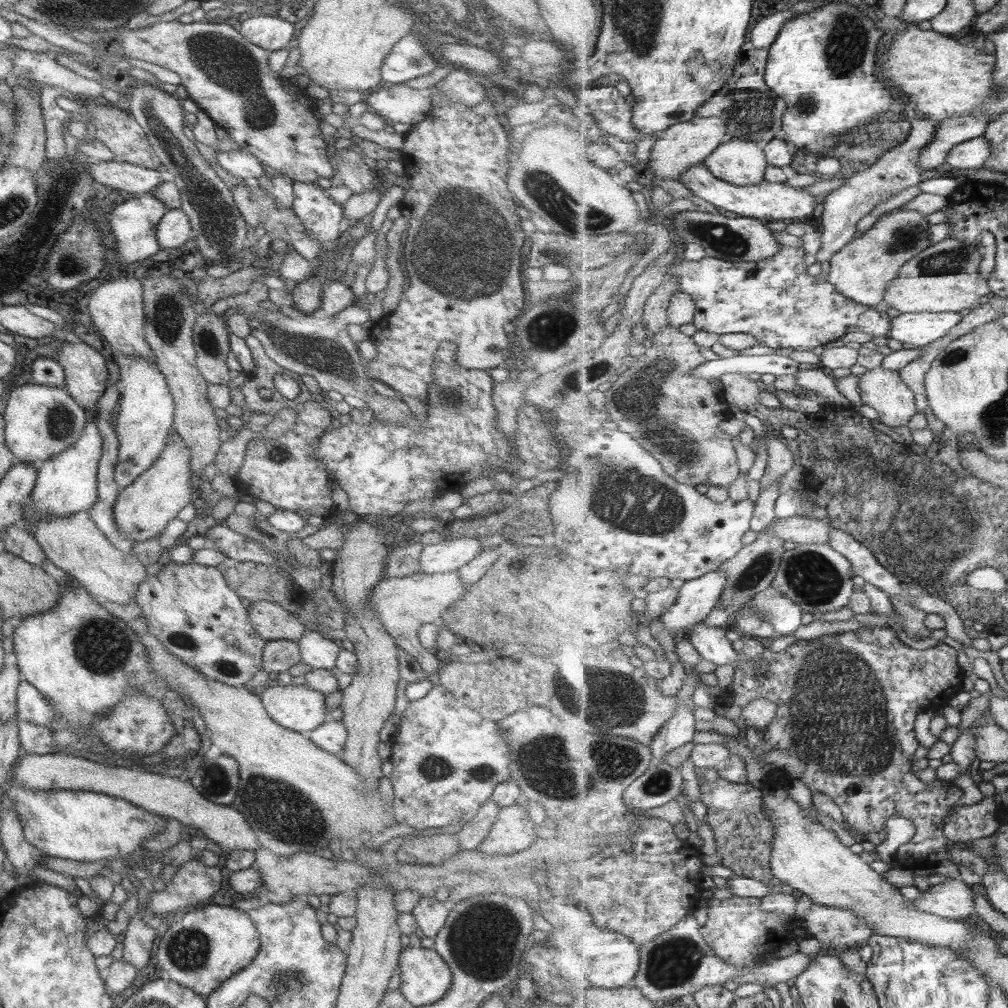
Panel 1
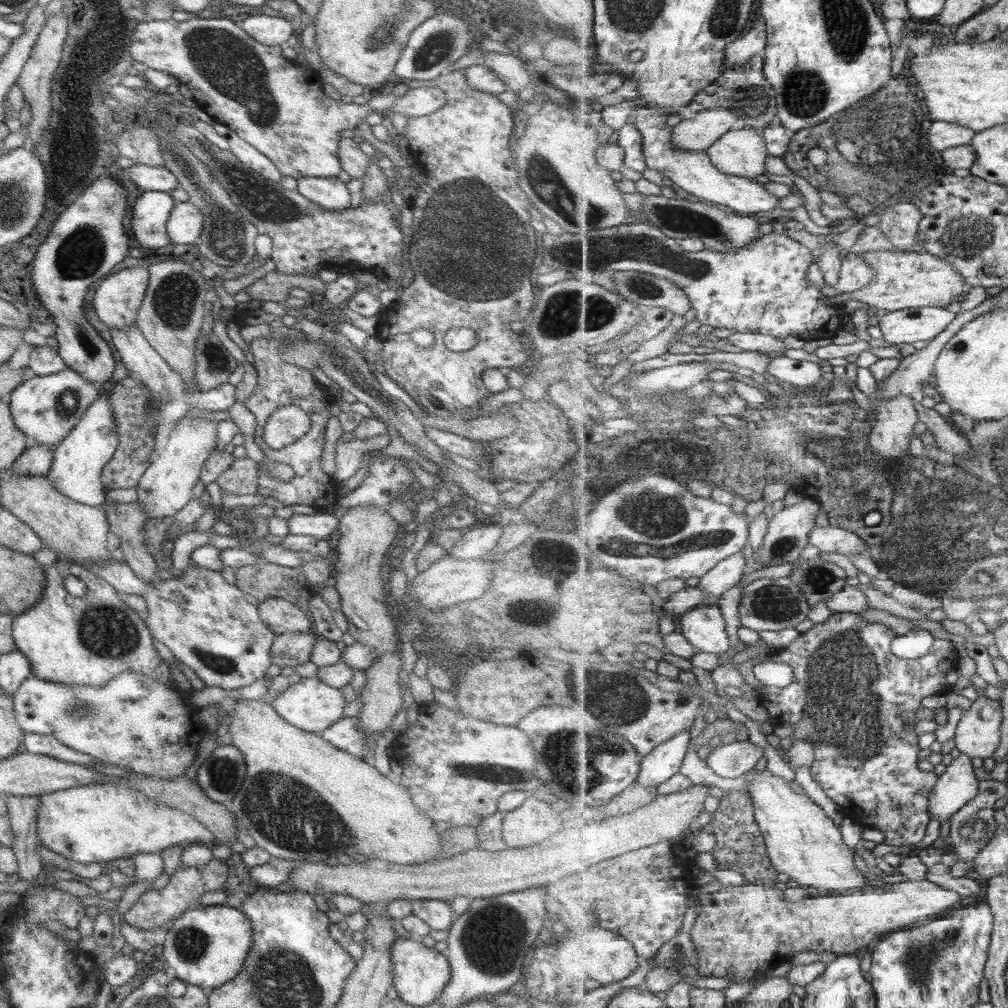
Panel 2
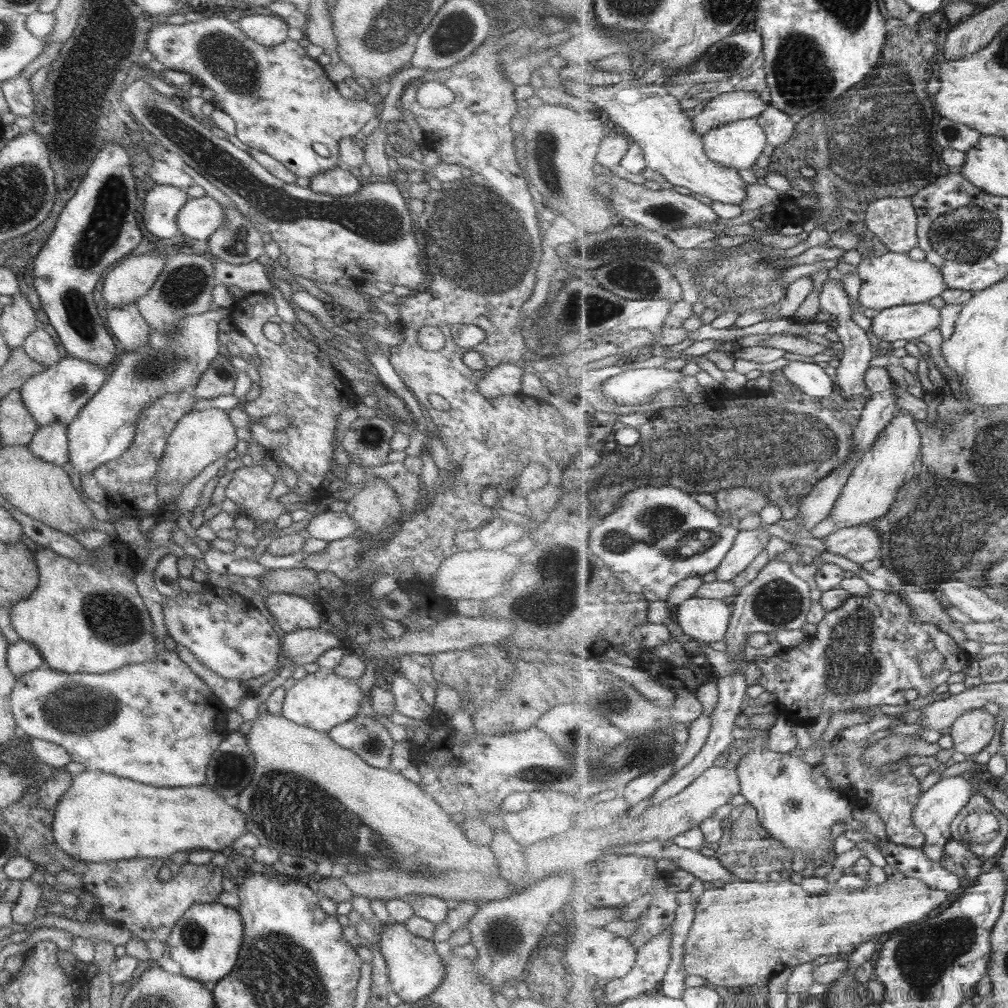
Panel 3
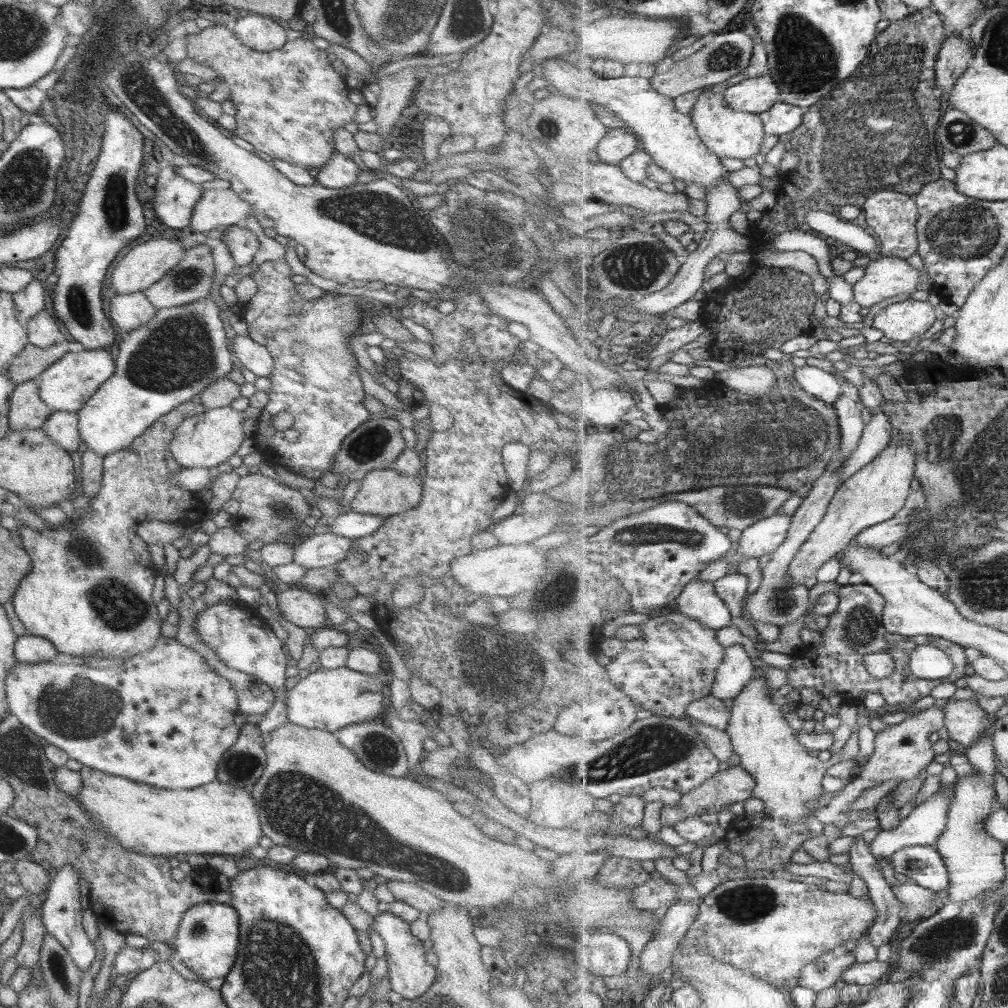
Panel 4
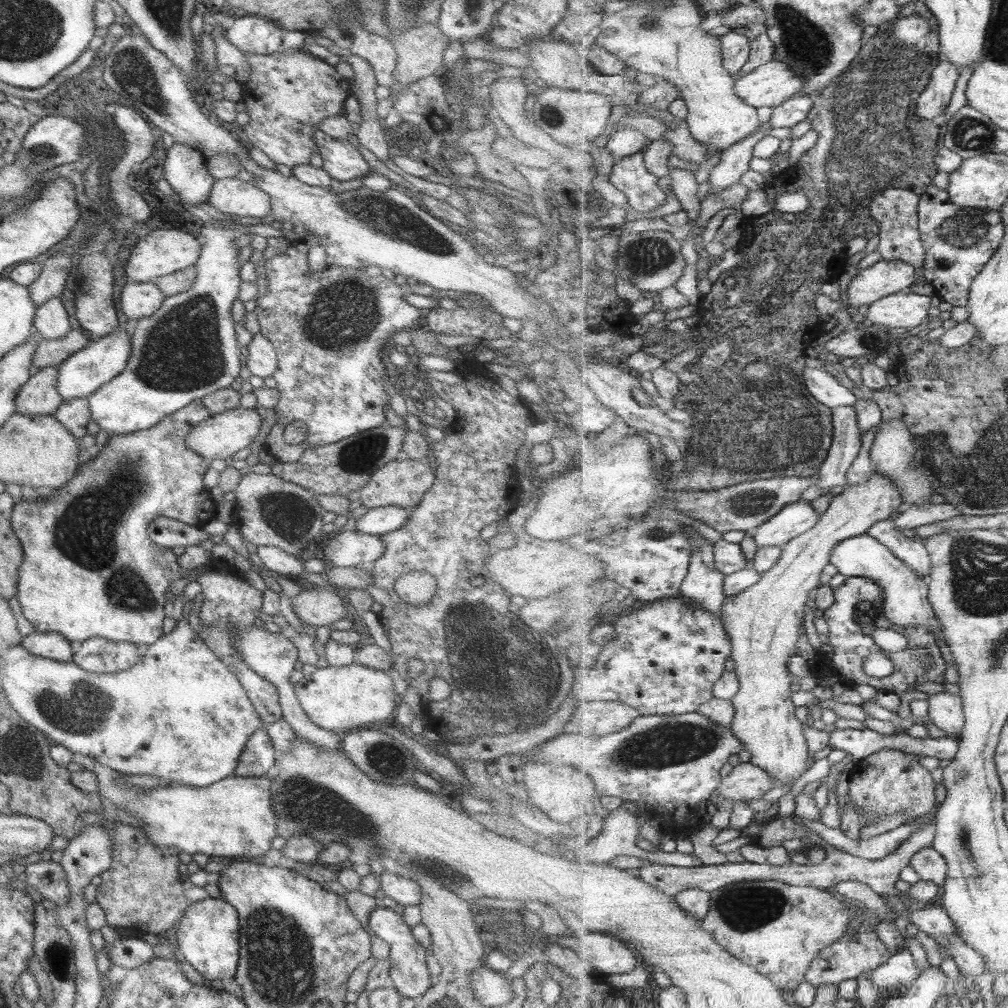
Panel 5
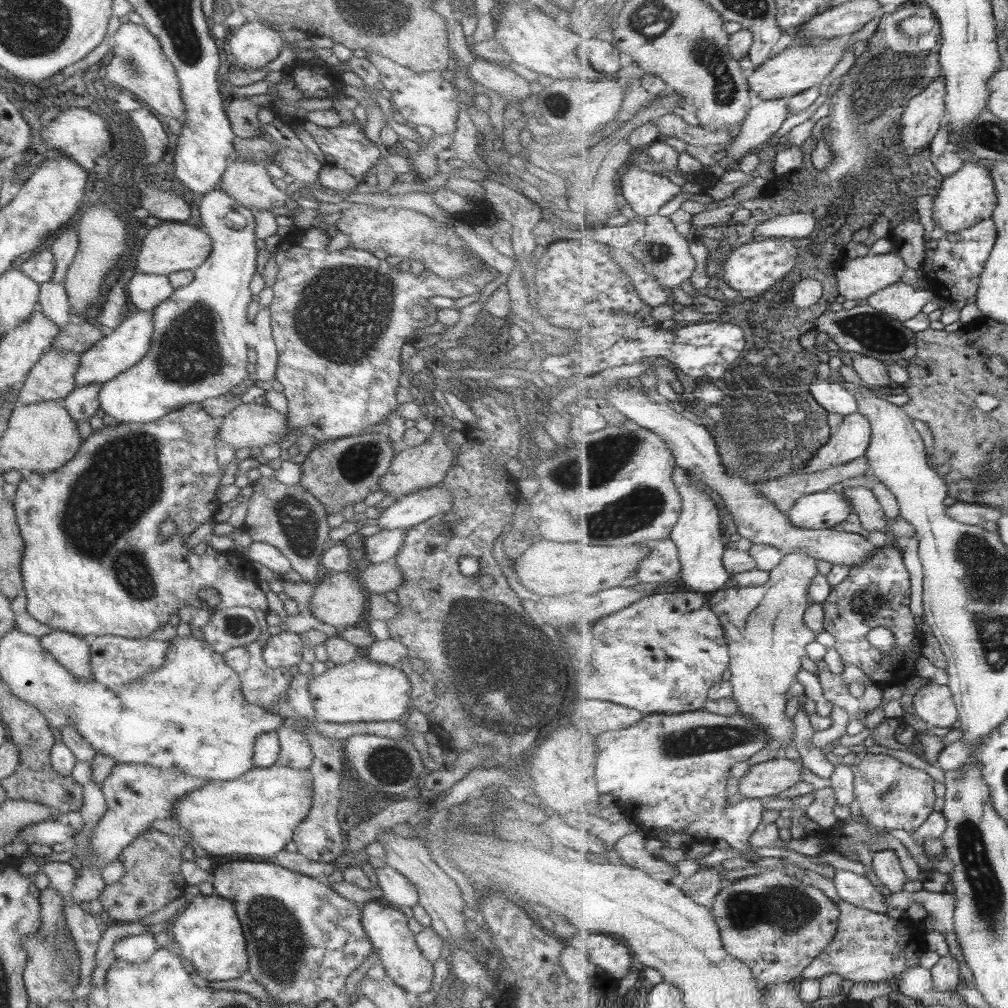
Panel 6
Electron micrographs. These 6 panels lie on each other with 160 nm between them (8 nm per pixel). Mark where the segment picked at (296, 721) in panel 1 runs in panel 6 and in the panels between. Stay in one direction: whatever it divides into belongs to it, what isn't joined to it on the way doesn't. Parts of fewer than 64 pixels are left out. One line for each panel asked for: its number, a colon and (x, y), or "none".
2: (310, 705)
3: (321, 700)
4: (328, 700)
5: (338, 699)
6: (360, 690)

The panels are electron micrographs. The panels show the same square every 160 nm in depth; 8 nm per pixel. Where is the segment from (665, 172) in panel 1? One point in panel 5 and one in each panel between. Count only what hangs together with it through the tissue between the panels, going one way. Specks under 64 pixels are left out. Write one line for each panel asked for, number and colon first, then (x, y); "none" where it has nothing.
2: (695, 133)
3: (736, 105)
4: (755, 95)
5: (773, 83)

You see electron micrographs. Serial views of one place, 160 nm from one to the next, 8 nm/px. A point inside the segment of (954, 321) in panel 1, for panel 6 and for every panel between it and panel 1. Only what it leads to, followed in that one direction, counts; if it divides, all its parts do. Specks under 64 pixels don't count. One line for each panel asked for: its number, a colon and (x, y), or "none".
2: (908, 326)
3: (909, 322)
4: (903, 321)
5: (906, 310)
6: (901, 301)

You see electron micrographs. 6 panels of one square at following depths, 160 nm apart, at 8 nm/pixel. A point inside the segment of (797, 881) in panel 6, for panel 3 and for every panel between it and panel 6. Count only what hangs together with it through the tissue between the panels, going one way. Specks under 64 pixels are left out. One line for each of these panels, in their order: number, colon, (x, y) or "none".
3: (745, 932)
4: (799, 922)
5: (797, 922)

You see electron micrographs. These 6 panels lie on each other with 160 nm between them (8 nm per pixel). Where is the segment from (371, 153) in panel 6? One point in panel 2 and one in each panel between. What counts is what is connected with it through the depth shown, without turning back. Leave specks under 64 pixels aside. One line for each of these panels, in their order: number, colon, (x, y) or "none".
2: (329, 193)
3: (336, 182)
4: (339, 171)
5: (341, 161)

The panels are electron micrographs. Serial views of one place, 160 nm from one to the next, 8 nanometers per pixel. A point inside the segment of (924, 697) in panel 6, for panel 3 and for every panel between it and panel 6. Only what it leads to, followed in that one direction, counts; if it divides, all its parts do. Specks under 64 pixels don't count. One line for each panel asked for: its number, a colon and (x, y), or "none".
3: (973, 731)
4: (966, 722)
5: (945, 709)

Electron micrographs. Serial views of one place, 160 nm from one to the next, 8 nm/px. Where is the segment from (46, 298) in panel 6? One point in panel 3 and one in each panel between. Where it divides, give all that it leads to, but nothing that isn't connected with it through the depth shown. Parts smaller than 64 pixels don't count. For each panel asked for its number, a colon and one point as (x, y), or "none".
3: (38, 345)
4: (42, 330)
5: (50, 320)

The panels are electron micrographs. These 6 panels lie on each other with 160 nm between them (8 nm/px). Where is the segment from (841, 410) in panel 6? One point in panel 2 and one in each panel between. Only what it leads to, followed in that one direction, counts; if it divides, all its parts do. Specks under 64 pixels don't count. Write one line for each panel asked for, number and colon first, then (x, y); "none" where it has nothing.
2: (801, 373)
3: (817, 382)
4: (827, 387)
5: (826, 387)

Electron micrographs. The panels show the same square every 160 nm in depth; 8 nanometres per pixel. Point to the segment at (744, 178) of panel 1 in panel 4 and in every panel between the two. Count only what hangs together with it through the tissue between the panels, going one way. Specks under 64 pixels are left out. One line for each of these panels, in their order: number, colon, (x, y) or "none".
2: (742, 153)
3: (738, 145)
4: (730, 133)

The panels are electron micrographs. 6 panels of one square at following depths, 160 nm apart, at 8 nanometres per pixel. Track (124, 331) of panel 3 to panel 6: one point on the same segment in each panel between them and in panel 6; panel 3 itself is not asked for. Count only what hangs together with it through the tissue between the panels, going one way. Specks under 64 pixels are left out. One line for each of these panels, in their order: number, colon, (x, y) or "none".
4: (127, 311)
5: (138, 300)
6: (145, 291)

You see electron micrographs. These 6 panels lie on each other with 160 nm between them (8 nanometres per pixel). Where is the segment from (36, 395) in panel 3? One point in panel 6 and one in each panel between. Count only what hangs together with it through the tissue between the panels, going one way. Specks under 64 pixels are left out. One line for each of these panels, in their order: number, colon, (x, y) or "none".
4: (64, 386)
5: (79, 375)
6: (114, 353)

